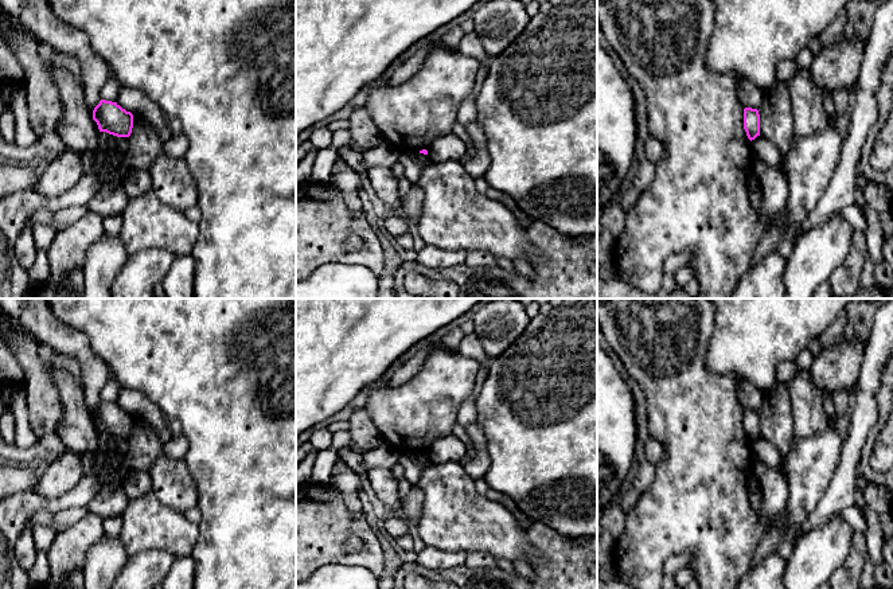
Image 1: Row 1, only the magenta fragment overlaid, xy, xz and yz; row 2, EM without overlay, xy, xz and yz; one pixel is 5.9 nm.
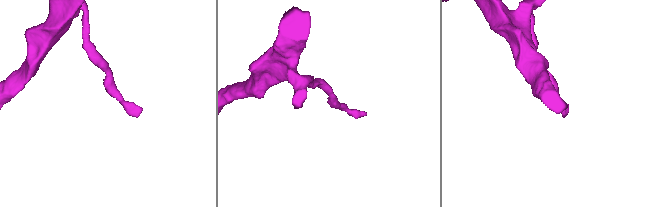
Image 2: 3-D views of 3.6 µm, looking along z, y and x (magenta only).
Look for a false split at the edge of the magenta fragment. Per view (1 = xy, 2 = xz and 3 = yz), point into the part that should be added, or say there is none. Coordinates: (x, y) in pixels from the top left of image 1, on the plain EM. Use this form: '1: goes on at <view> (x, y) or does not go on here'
1: does not go on here
2: does not go on here
3: does not go on here

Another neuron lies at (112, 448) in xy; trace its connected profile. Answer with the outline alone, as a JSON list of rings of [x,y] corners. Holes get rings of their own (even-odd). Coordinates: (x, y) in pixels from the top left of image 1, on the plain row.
[[[100,433],[100,446],[98,450],[105,457],[105,460],[124,460],[128,452],[128,438],[117,438],[106,433]]]

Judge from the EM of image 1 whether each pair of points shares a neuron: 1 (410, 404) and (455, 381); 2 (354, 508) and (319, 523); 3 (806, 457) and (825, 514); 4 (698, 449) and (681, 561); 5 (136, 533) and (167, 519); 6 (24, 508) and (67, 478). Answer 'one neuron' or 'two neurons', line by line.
1: one neuron
2: two neurons
3: two neurons
4: two neurons
5: one neuron
6: two neurons

